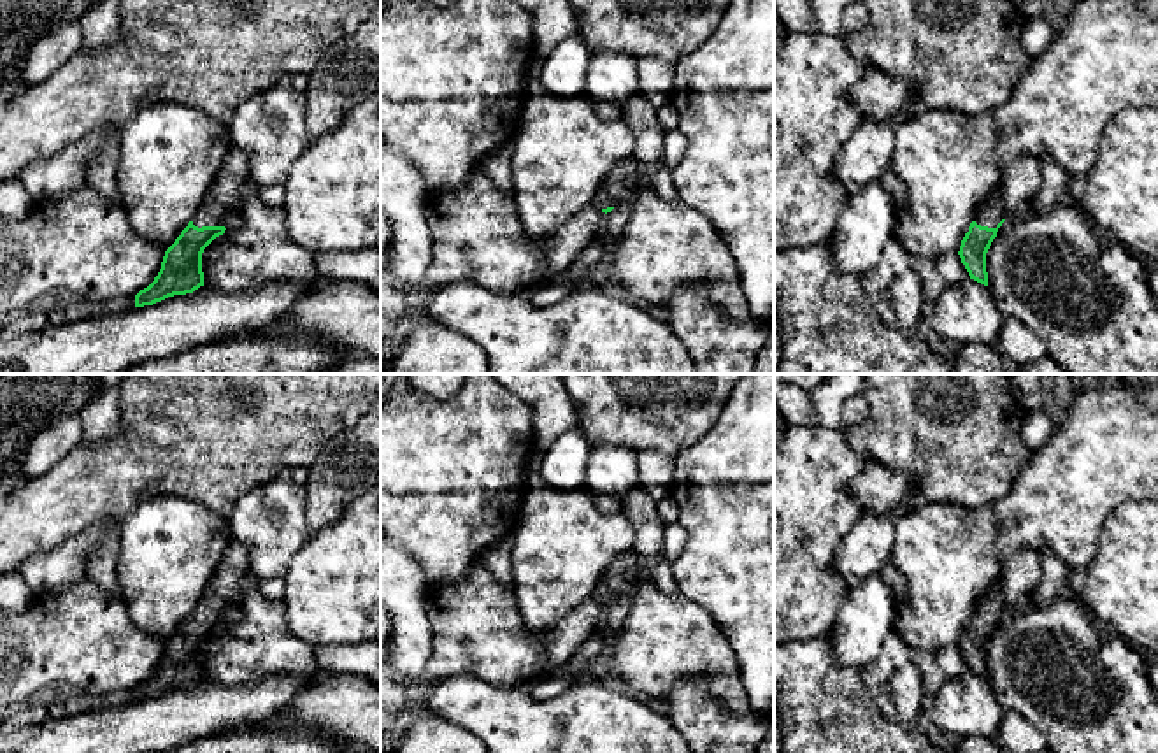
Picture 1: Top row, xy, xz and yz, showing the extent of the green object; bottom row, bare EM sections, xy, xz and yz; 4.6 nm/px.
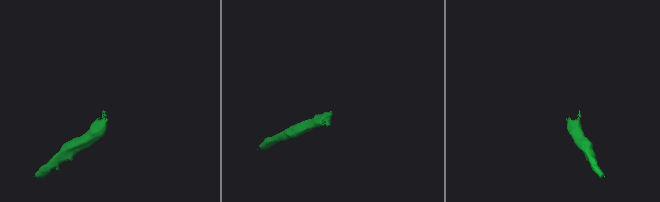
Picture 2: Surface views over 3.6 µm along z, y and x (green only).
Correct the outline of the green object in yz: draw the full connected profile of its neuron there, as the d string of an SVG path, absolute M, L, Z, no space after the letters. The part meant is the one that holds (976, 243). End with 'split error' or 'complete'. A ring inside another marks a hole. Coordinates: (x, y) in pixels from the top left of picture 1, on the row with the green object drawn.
M997 191L977 212L960 246L960 258L970 279L988 286L986 253L1005 221L1000 191Z; split error

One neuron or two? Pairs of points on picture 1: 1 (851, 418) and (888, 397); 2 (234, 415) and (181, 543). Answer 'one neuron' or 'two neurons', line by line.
1: two neurons
2: two neurons

